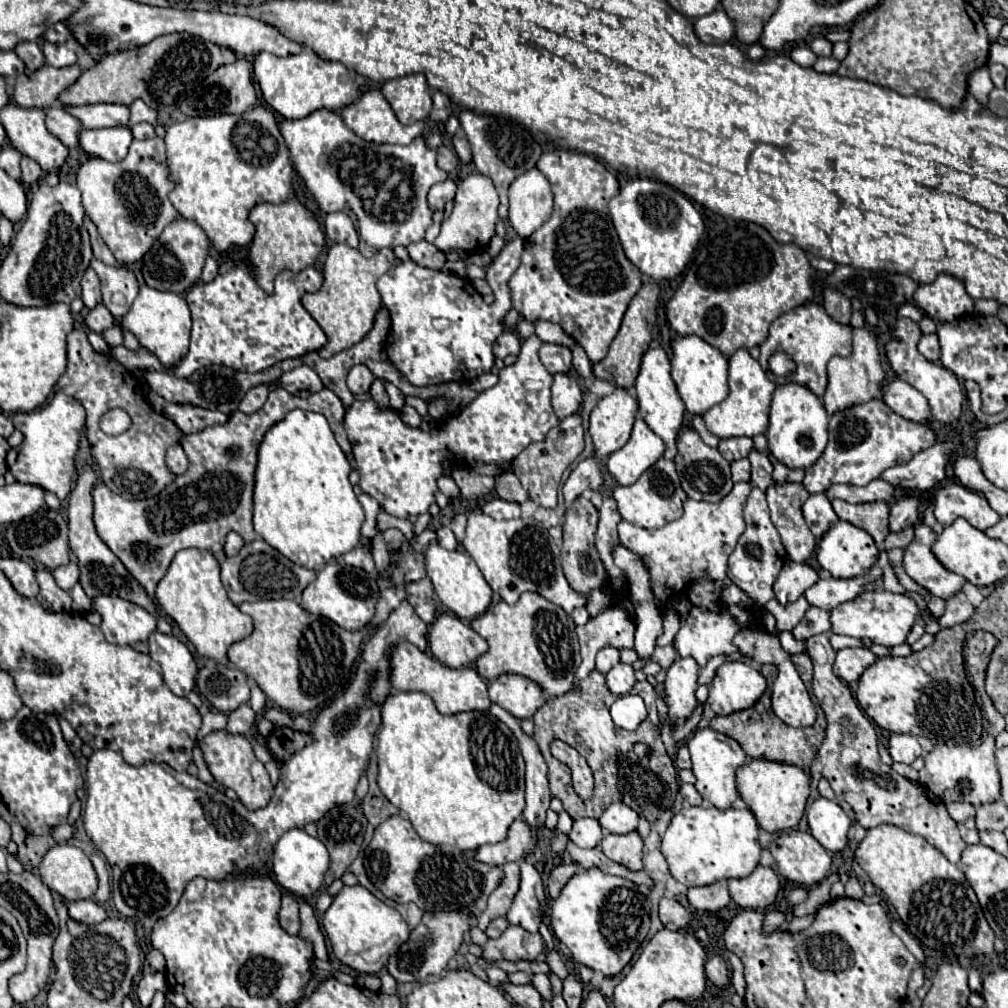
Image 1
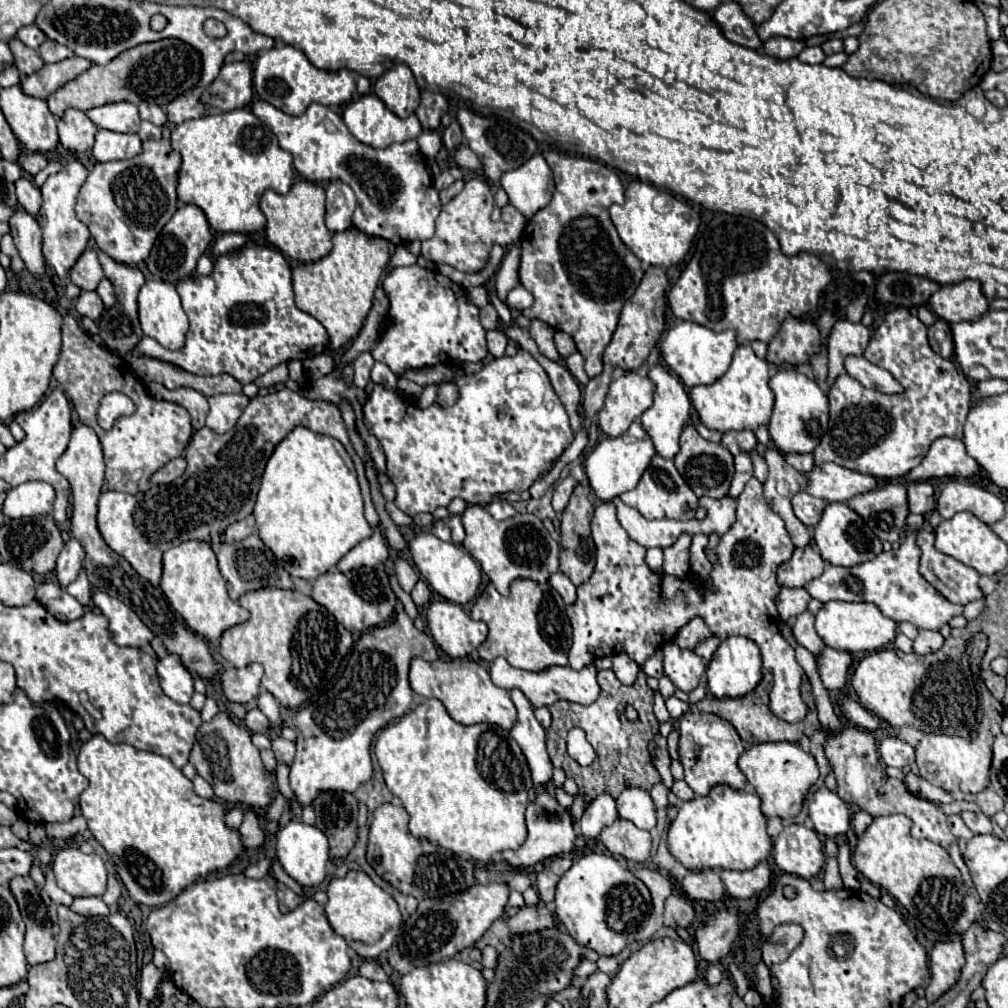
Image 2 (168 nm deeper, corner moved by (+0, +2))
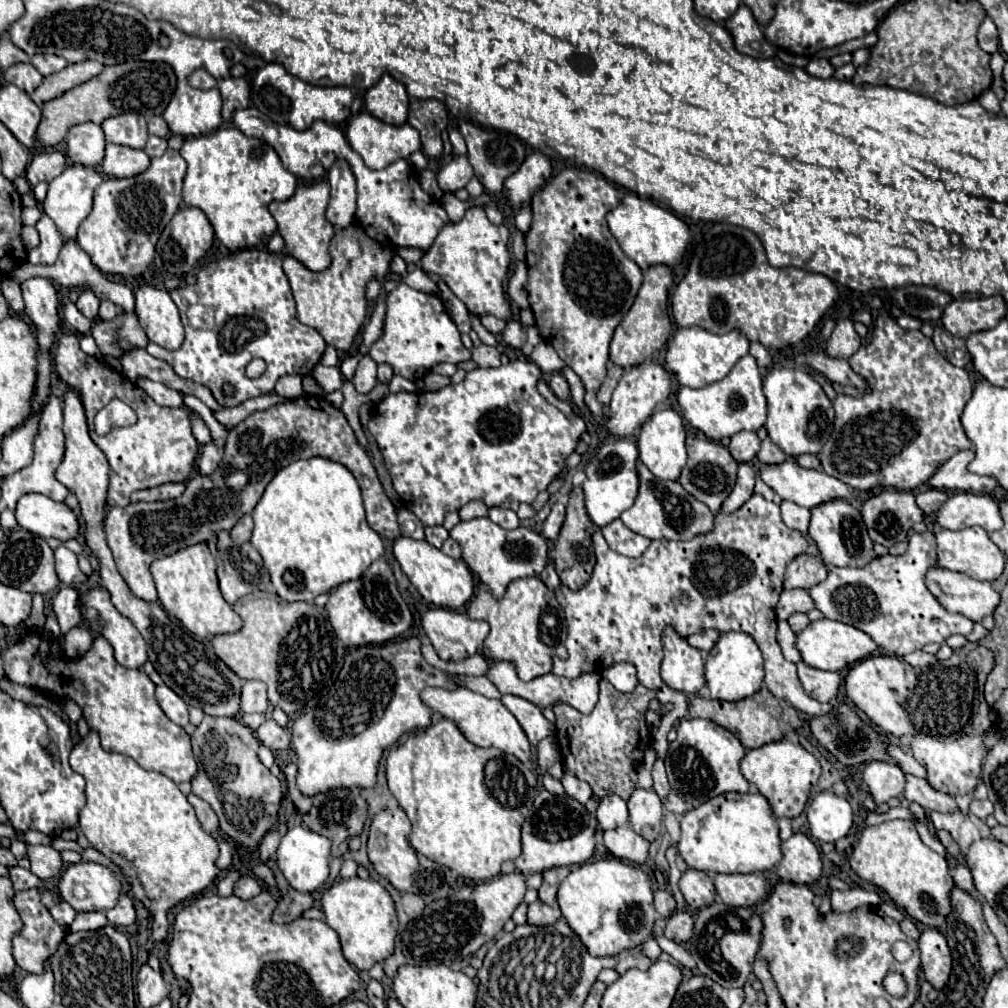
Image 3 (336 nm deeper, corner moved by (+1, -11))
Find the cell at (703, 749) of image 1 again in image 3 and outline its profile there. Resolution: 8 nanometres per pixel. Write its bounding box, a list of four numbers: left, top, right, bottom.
[665,718,749,810]

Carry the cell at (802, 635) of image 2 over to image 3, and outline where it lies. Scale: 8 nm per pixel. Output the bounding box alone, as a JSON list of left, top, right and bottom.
[789,614,809,634]

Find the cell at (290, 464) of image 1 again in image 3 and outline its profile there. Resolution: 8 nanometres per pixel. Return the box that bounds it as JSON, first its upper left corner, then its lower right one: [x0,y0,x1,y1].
[251,456,383,602]

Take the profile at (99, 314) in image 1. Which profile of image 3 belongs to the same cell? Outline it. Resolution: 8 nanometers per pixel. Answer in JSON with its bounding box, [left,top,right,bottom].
[77,290,99,320]

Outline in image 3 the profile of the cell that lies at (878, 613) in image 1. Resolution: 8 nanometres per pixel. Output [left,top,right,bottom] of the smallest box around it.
[797,620,879,670]

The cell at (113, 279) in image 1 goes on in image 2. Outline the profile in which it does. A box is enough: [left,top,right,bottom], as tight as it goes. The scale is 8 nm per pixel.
[96,277,116,307]

